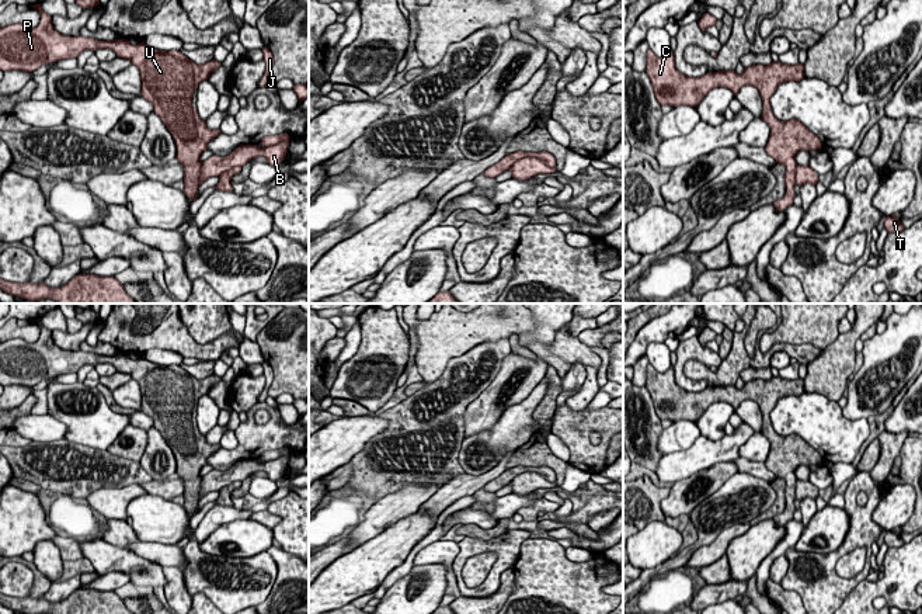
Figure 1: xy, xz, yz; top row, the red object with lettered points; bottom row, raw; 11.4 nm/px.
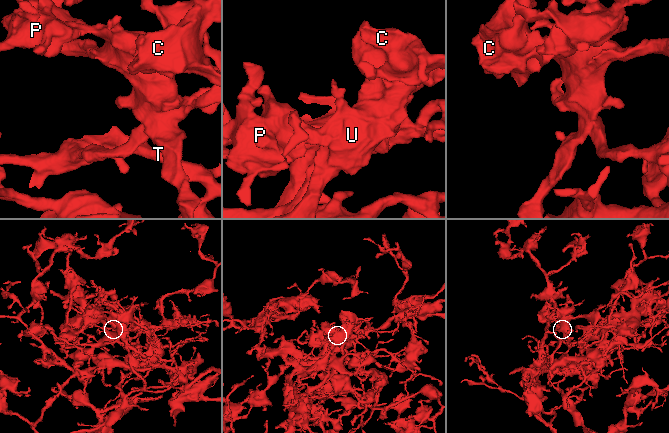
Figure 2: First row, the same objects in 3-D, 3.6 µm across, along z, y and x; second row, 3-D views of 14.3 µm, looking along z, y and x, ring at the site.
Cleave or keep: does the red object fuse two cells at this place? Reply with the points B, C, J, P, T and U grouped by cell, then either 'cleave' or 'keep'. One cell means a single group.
B J T / C P U | cleave

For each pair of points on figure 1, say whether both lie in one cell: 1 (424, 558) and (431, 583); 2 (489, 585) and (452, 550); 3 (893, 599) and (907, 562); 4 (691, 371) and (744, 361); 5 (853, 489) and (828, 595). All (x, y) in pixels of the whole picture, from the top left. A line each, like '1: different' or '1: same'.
1: different
2: different
3: same
4: same
5: same

